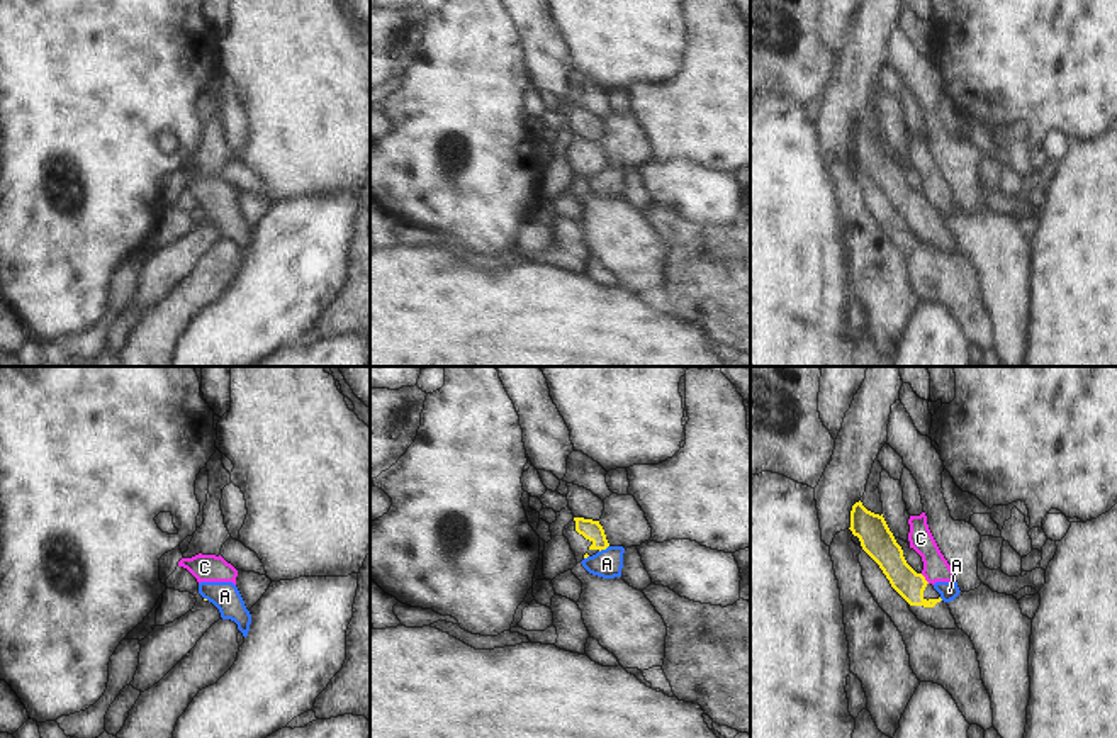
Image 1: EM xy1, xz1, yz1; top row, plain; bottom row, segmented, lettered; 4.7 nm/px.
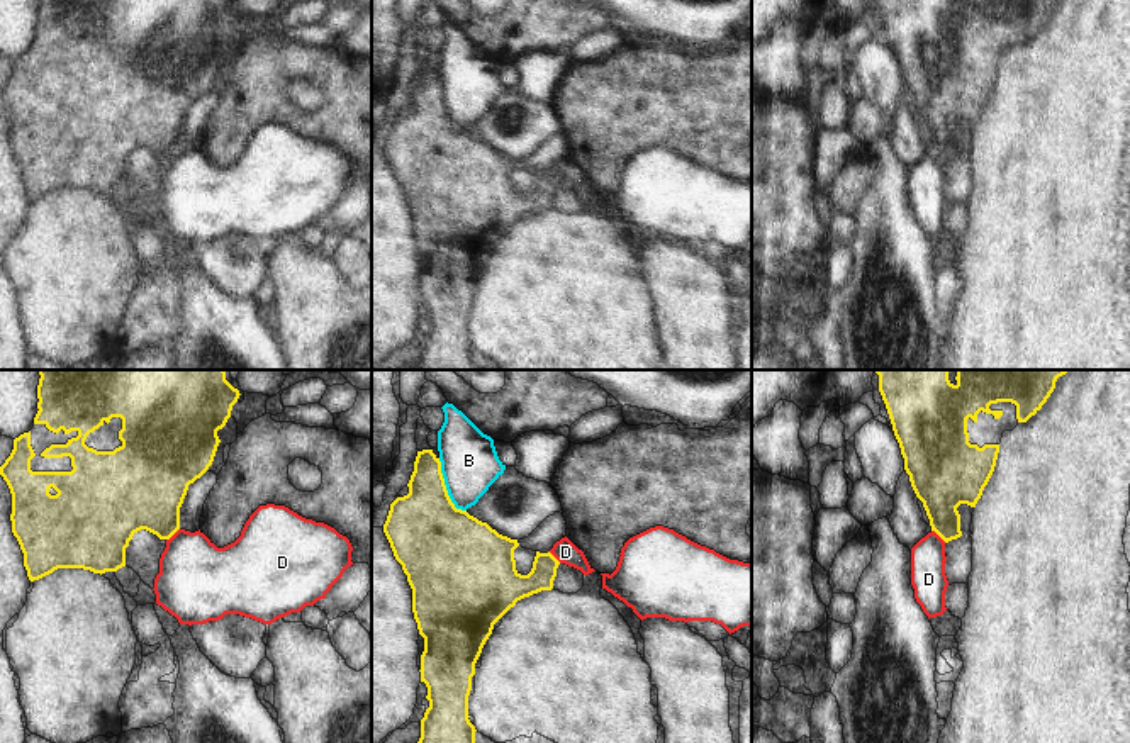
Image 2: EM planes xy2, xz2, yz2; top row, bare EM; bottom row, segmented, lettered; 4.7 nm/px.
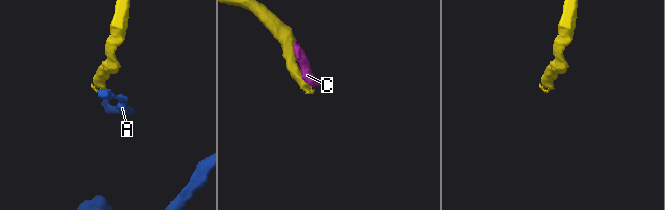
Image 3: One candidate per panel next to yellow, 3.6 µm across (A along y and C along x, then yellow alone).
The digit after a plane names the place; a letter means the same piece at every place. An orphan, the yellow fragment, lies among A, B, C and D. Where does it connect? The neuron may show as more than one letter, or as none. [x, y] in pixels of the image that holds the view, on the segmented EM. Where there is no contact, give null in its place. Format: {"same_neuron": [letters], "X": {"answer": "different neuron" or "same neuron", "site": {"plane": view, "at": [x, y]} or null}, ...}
{"same_neuron": [], "A": {"answer": "different neuron", "site": {"plane": "xz1", "at": [603, 548]}}, "B": {"answer": "different neuron", "site": {"plane": "xz2", "at": [445, 487]}}, "C": {"answer": "different neuron", "site": {"plane": "yz1", "at": [924, 579]}}, "D": {"answer": "different neuron", "site": {"plane": "yz2", "at": [939, 535]}}}

